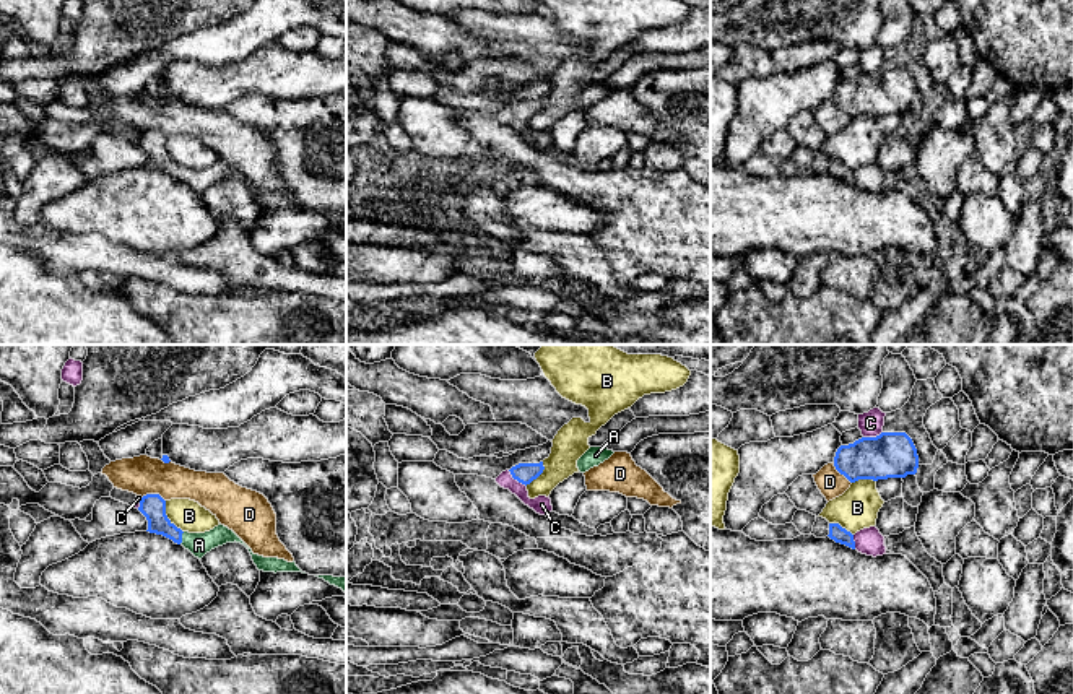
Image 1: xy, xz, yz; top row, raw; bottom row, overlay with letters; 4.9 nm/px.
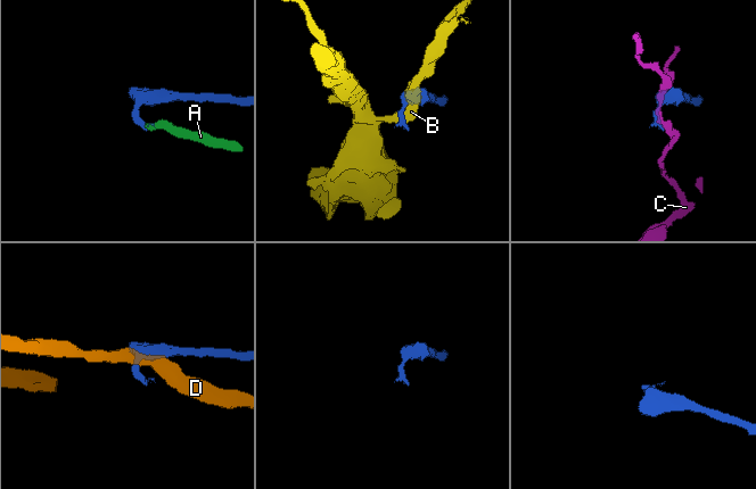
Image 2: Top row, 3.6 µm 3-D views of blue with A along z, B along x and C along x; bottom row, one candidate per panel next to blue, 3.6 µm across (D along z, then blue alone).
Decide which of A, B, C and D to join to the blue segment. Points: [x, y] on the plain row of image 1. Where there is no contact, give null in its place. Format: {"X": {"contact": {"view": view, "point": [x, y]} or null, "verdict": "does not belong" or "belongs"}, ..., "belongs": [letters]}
{"A": {"contact": {"view": "xy", "point": [181, 174]}, "verdict": "belongs"}, "B": {"contact": {"view": "xy", "point": [166, 153]}, "verdict": "does not belong"}, "C": {"contact": {"view": "xz", "point": [516, 114]}, "verdict": "does not belong"}, "D": {"contact": {"view": "xy", "point": [153, 130]}, "verdict": "does not belong"}, "belongs": ["A"]}

